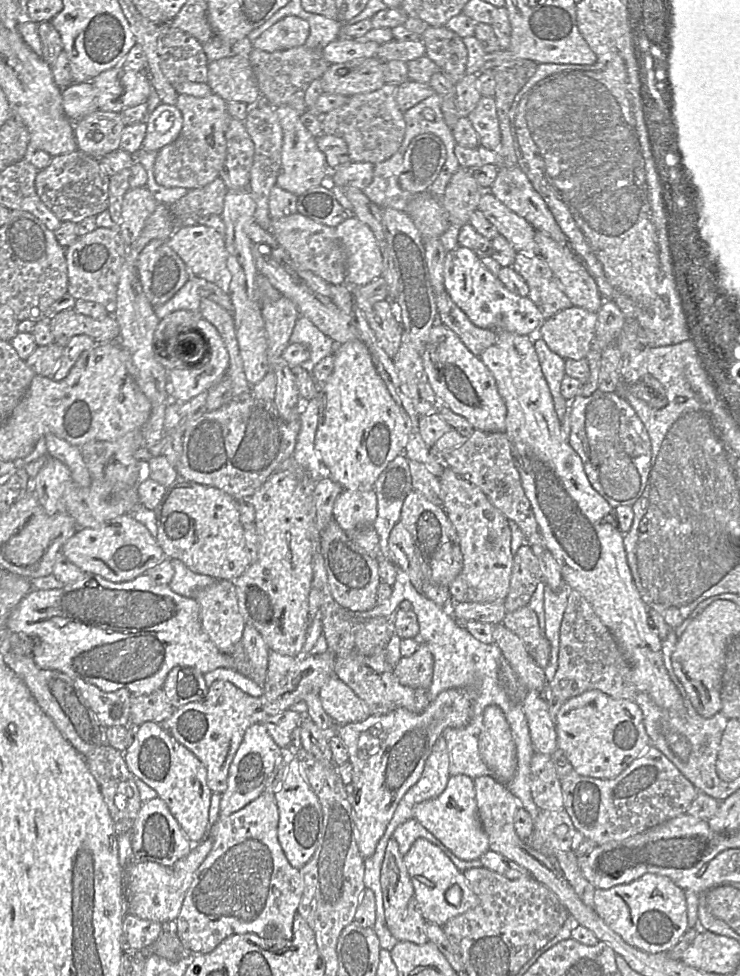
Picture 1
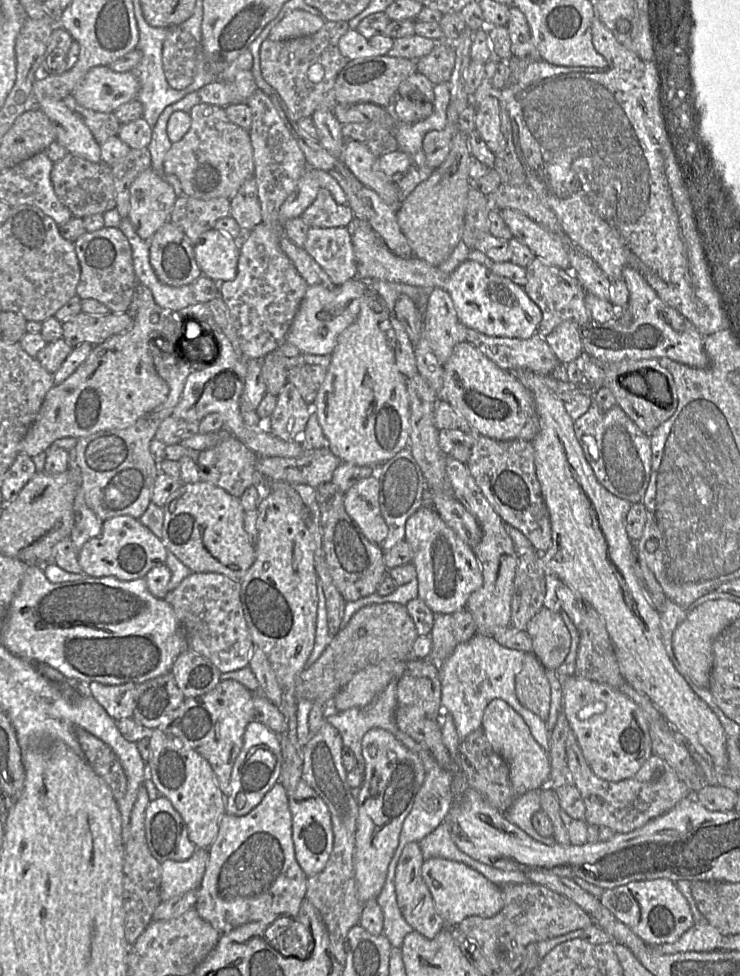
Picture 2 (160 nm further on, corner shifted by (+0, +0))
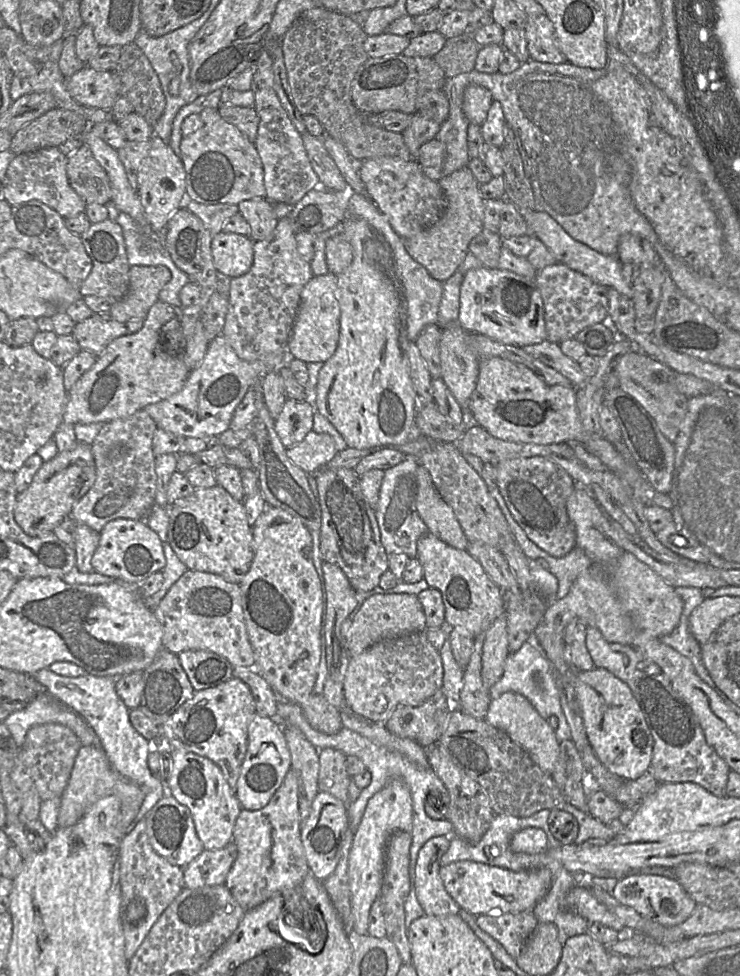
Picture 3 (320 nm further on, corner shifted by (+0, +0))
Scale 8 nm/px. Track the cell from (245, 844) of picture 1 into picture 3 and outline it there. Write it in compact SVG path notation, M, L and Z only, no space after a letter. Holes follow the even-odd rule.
M293 770L287 772L282 784L266 806L257 811L241 810L234 825L232 843L236 845L238 853L224 884L245 911L260 905L275 894L301 885L310 869L301 840L298 780Z

